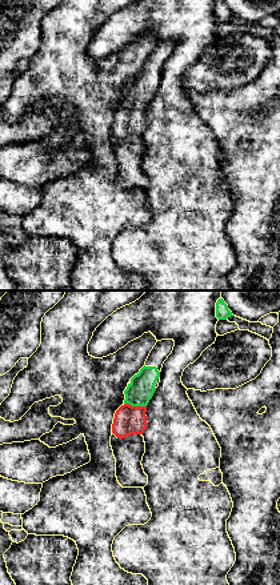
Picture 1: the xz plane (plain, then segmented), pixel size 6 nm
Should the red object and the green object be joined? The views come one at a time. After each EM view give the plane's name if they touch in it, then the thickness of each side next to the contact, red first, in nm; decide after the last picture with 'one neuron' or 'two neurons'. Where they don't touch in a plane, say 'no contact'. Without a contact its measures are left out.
contact in xz; calibres 180 and 160 nm

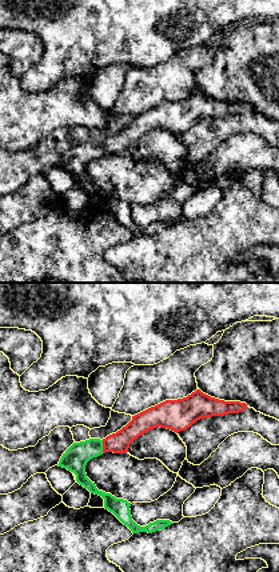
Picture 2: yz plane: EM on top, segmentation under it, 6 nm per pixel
contact in yz; calibres 130 and 150 nm

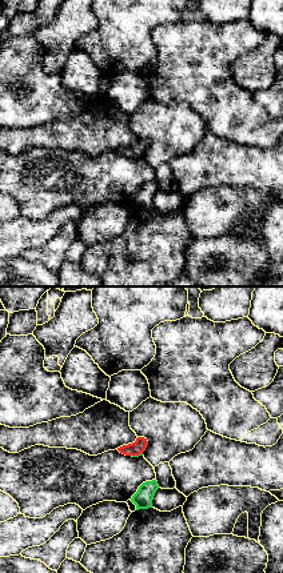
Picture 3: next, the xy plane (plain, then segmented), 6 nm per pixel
contact in xy; calibres 90 and 20 nm

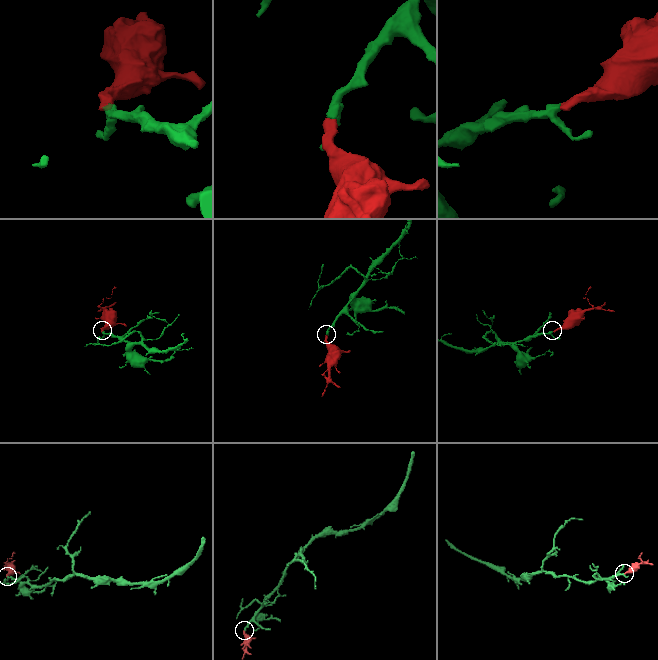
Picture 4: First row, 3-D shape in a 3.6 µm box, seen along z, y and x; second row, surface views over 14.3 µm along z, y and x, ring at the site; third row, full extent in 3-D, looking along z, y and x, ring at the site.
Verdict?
one neuron

